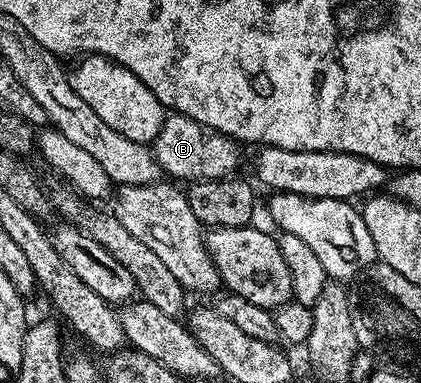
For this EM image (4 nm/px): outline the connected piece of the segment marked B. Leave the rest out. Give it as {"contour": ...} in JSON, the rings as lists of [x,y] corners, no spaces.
{"contour":[[[169,114],[152,142],[153,159],[165,173],[184,179],[222,179],[227,178],[238,159],[233,151],[235,142],[225,135],[207,131],[200,123],[185,115]]]}

